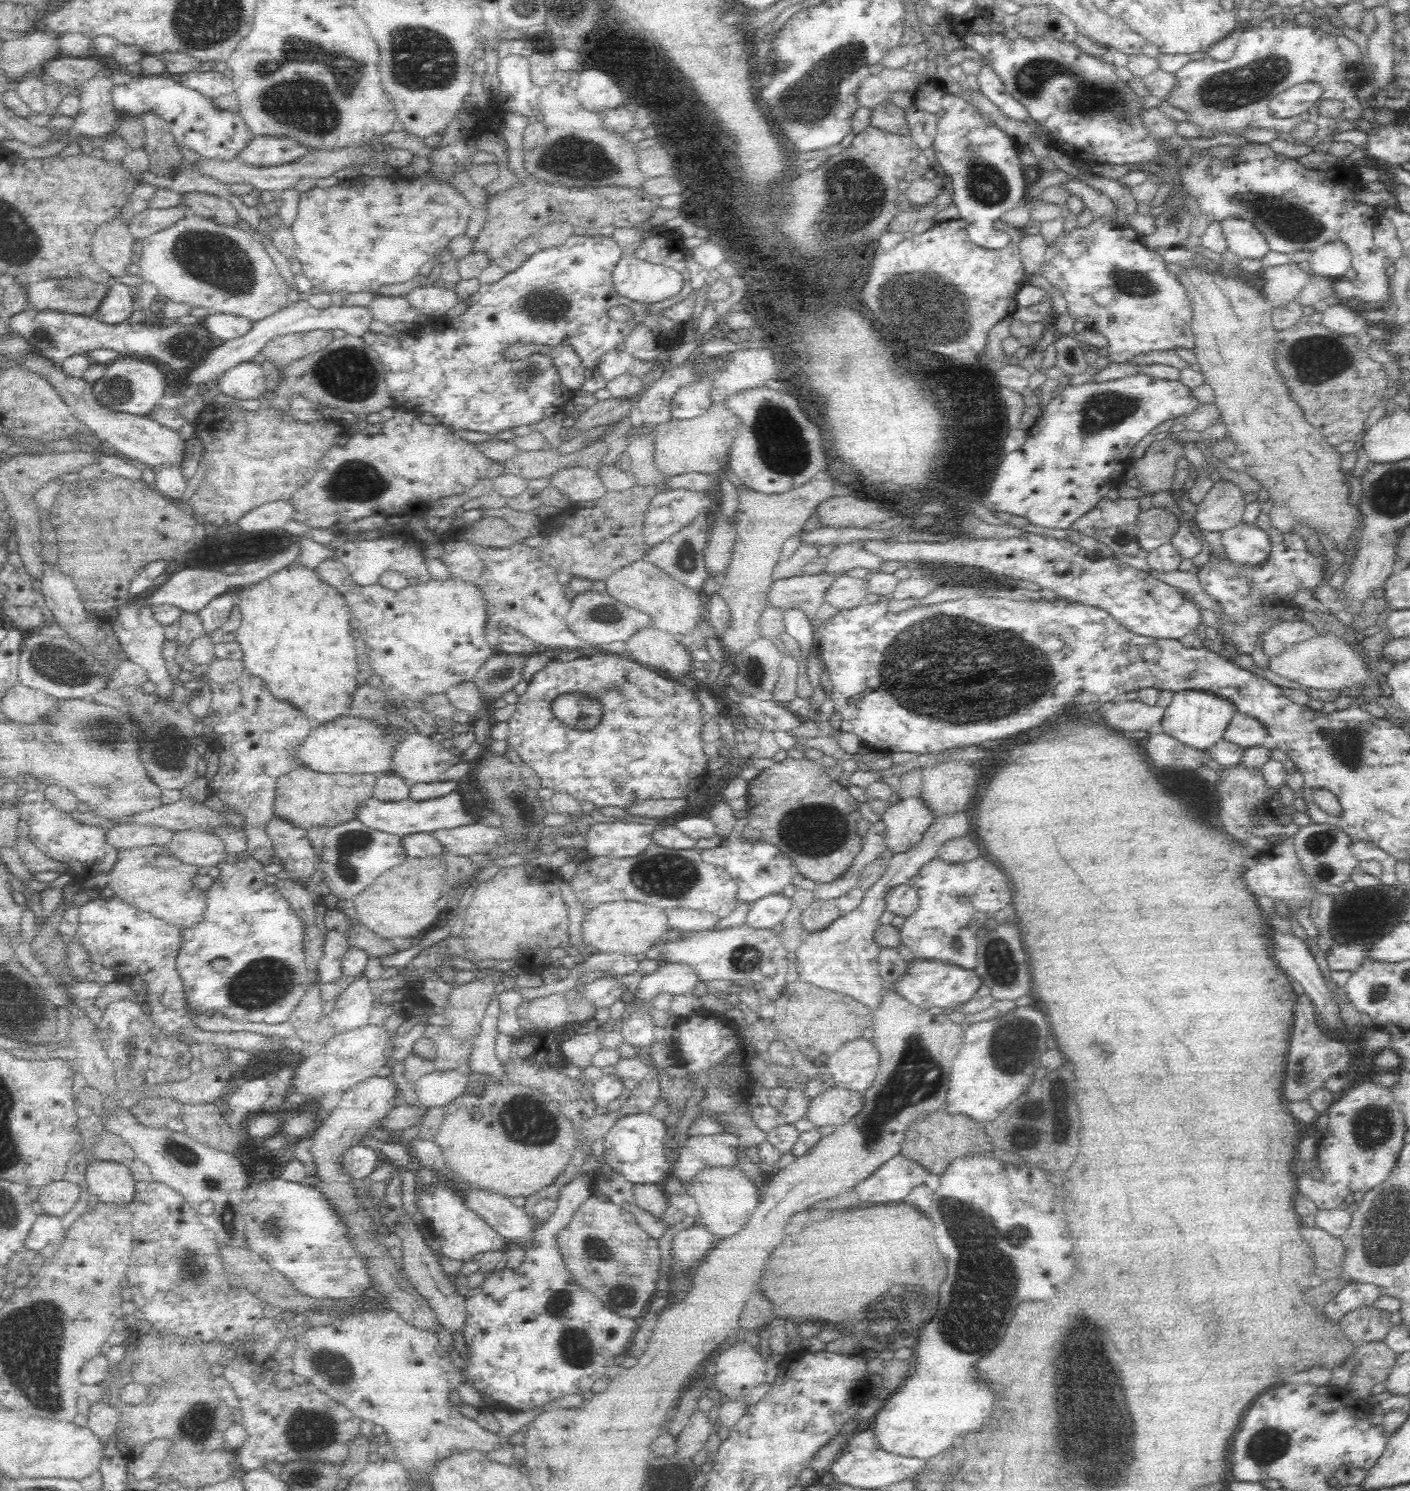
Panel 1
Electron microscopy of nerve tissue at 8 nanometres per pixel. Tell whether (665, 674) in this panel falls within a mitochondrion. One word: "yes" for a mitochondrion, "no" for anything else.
no

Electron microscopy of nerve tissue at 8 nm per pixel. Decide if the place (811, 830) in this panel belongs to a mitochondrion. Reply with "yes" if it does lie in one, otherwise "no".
yes

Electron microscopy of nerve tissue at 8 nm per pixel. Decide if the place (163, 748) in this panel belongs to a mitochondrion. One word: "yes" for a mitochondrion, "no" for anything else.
yes

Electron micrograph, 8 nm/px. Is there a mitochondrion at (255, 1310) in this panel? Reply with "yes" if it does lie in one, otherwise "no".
no

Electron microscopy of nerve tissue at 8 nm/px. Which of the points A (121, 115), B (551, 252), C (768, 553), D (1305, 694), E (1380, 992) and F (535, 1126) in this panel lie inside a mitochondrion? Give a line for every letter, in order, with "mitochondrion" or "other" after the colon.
A: other
B: other
C: other
D: other
E: mitochondrion
F: mitochondrion

